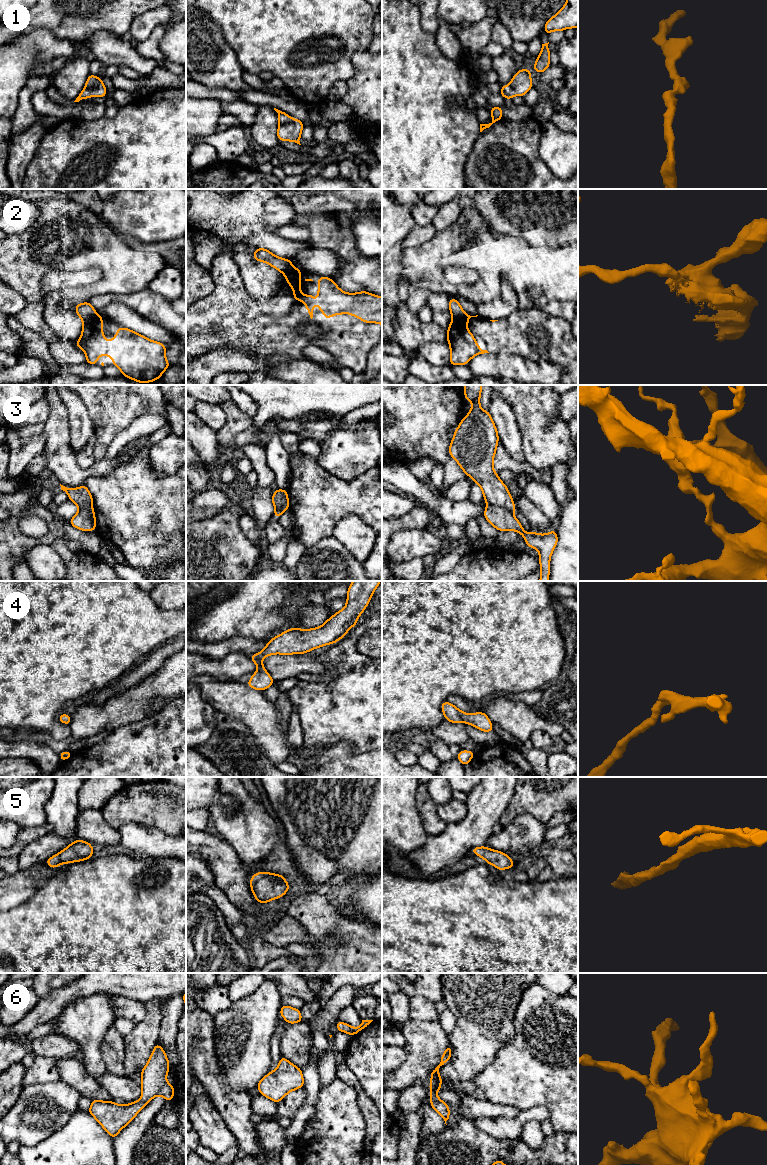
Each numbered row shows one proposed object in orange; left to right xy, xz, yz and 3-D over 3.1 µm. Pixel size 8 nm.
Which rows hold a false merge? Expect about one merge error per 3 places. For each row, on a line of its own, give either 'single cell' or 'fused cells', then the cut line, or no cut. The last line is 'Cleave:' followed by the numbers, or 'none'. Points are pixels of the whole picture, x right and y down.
1: single cell; cut none
2: fused cells; cut xy (96, 314), (83, 322)
3: fused cells; cut yz (489, 504), (503, 506), (512, 513)
4: single cell; cut none
5: single cell; cut none
6: single cell; cut none
Cleave: 2, 3

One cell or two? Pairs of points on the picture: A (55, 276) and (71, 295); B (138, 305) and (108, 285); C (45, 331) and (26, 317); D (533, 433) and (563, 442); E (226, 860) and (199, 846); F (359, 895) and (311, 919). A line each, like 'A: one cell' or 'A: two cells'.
A: two cells
B: two cells
C: one cell
D: one cell
E: one cell
F: two cells

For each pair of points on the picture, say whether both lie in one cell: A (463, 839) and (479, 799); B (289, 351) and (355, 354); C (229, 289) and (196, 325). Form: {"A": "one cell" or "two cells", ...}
{"A": "one cell", "B": "one cell", "C": "one cell"}

